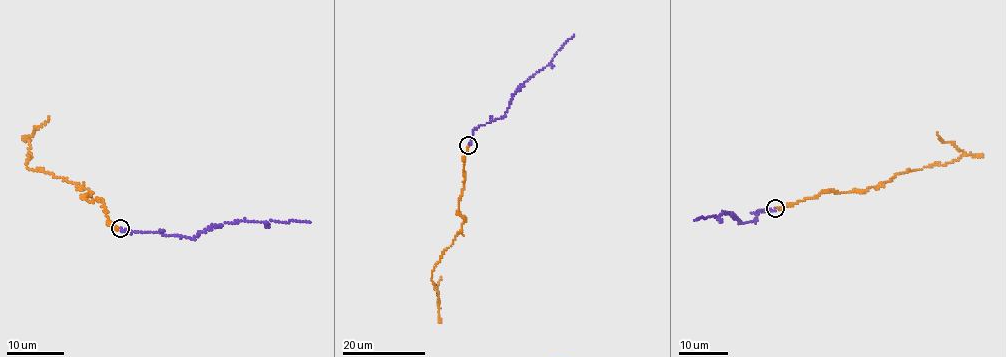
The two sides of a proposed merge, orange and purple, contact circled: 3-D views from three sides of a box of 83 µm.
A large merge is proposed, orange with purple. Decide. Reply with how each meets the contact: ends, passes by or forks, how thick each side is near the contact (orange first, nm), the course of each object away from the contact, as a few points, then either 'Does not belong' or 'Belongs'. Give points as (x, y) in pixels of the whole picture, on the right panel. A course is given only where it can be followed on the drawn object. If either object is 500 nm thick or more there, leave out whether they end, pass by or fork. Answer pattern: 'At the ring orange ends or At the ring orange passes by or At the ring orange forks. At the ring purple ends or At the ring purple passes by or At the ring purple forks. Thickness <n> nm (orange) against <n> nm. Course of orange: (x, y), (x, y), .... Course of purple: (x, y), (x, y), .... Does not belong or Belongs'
At the ring orange ends. At the ring purple ends. Thickness 200 nm (orange) against 280 nm. Course of orange: (776, 208), (822, 192), (877, 188), (900, 172), (953, 162), (962, 154), (936, 133). Course of purple: (775, 208), (759, 210), (756, 221), (742, 224), (727, 212), (718, 217), (695, 220). Belongs

